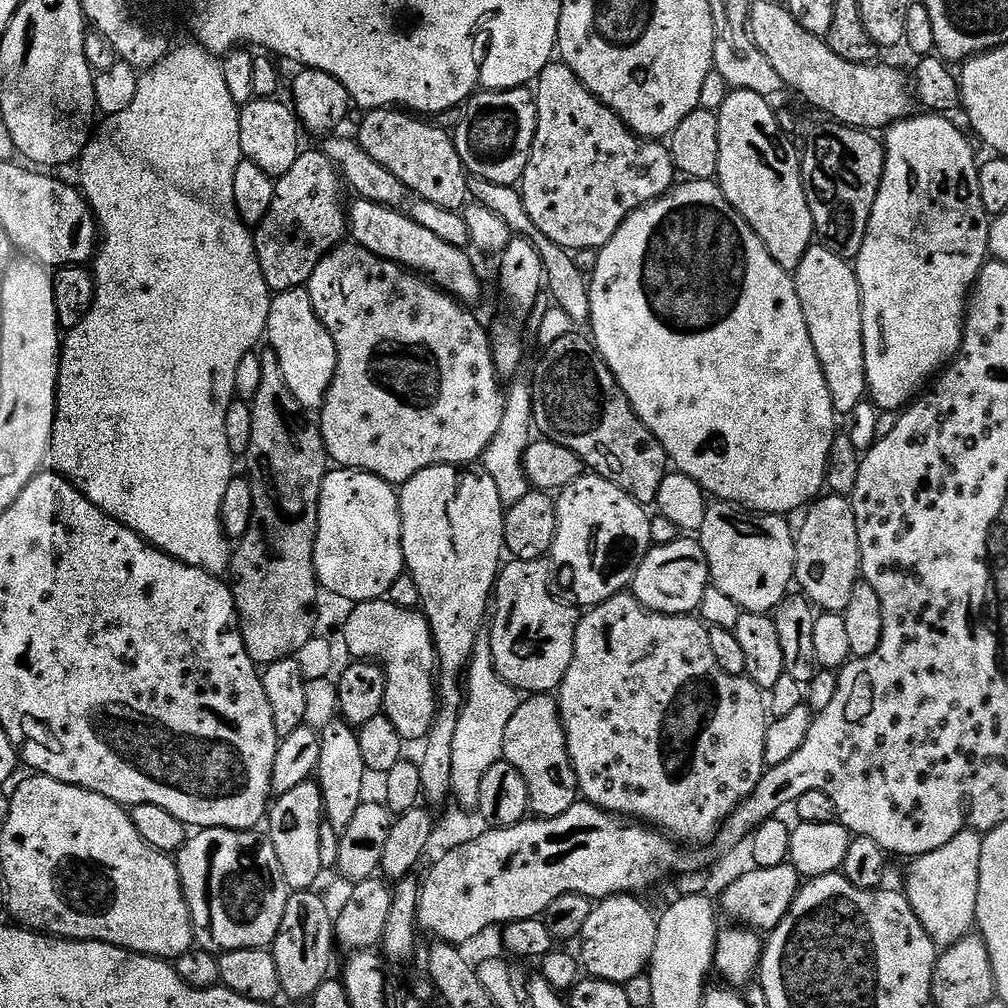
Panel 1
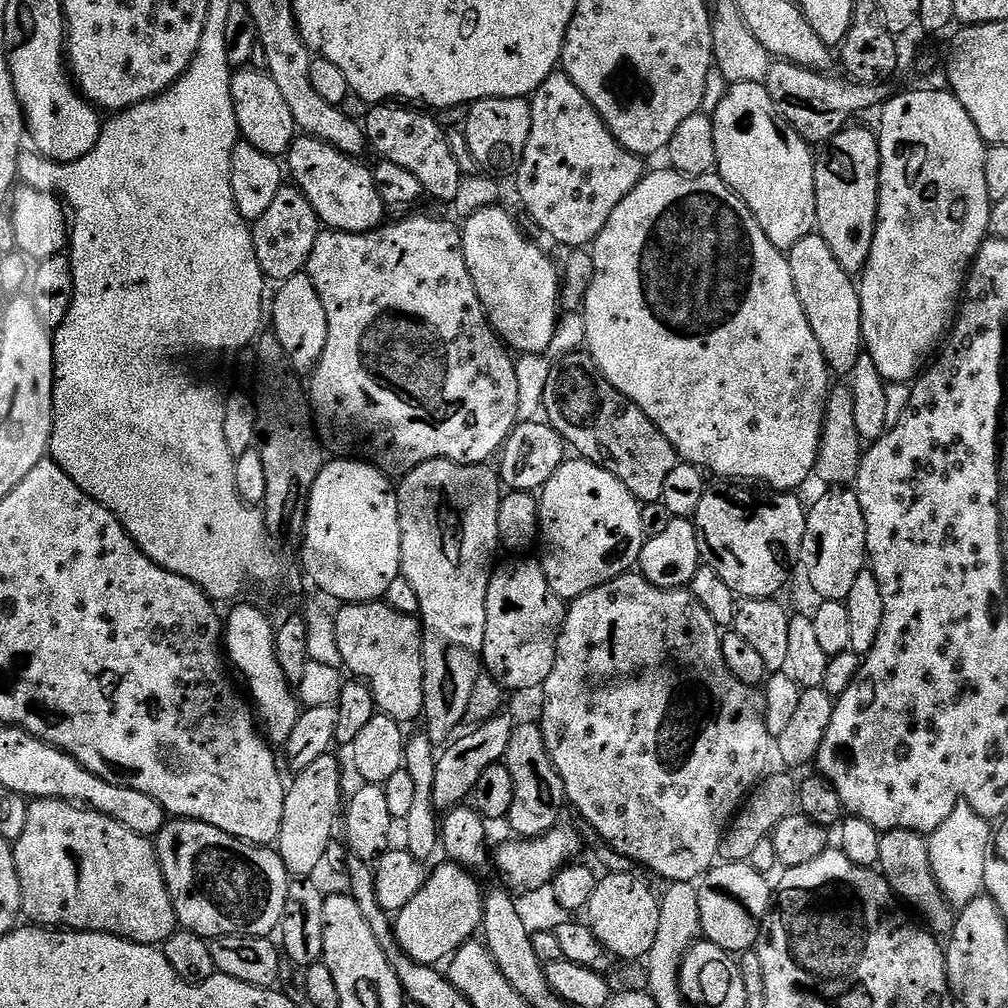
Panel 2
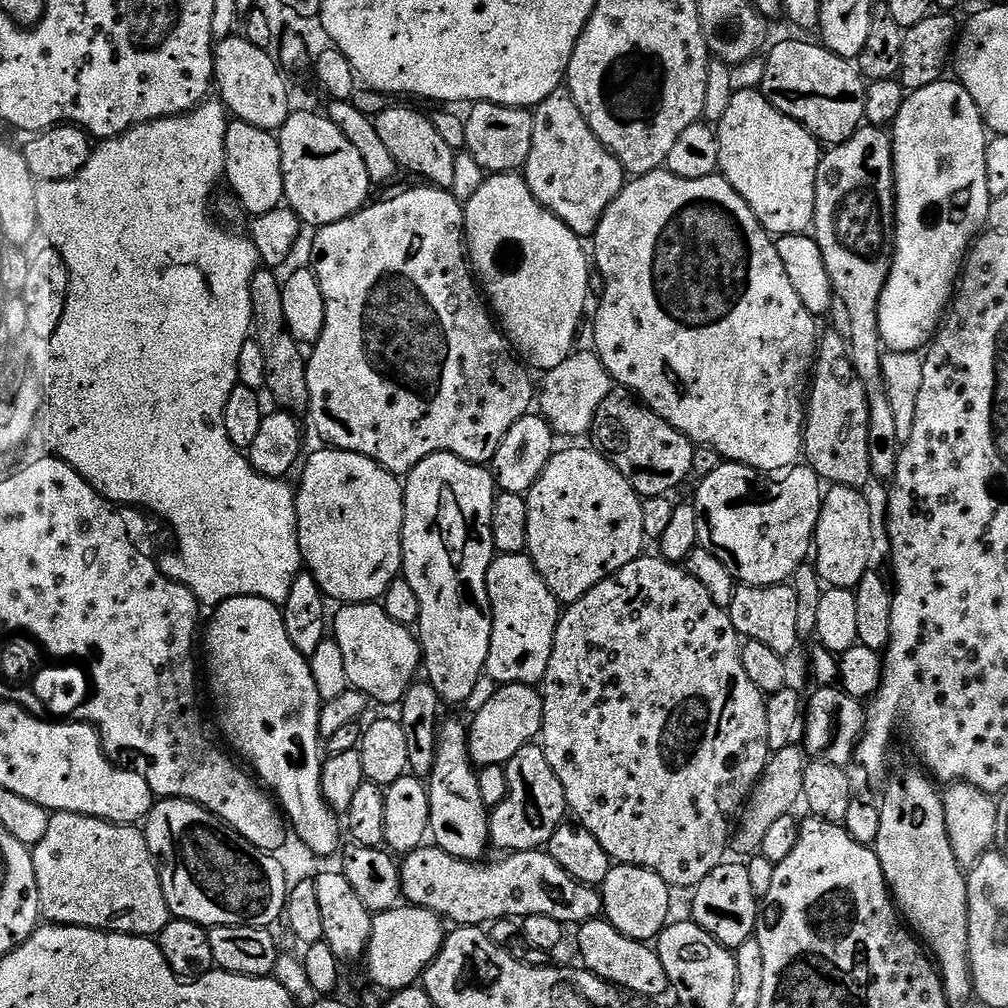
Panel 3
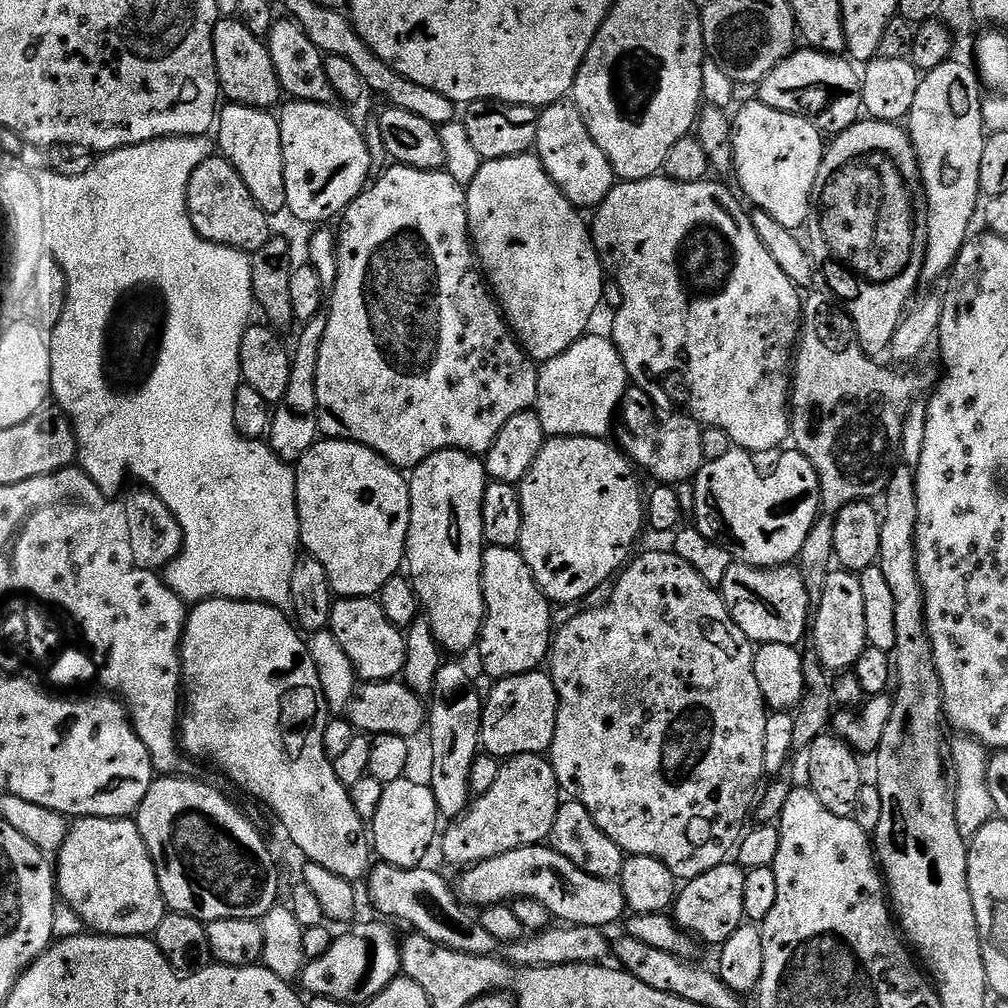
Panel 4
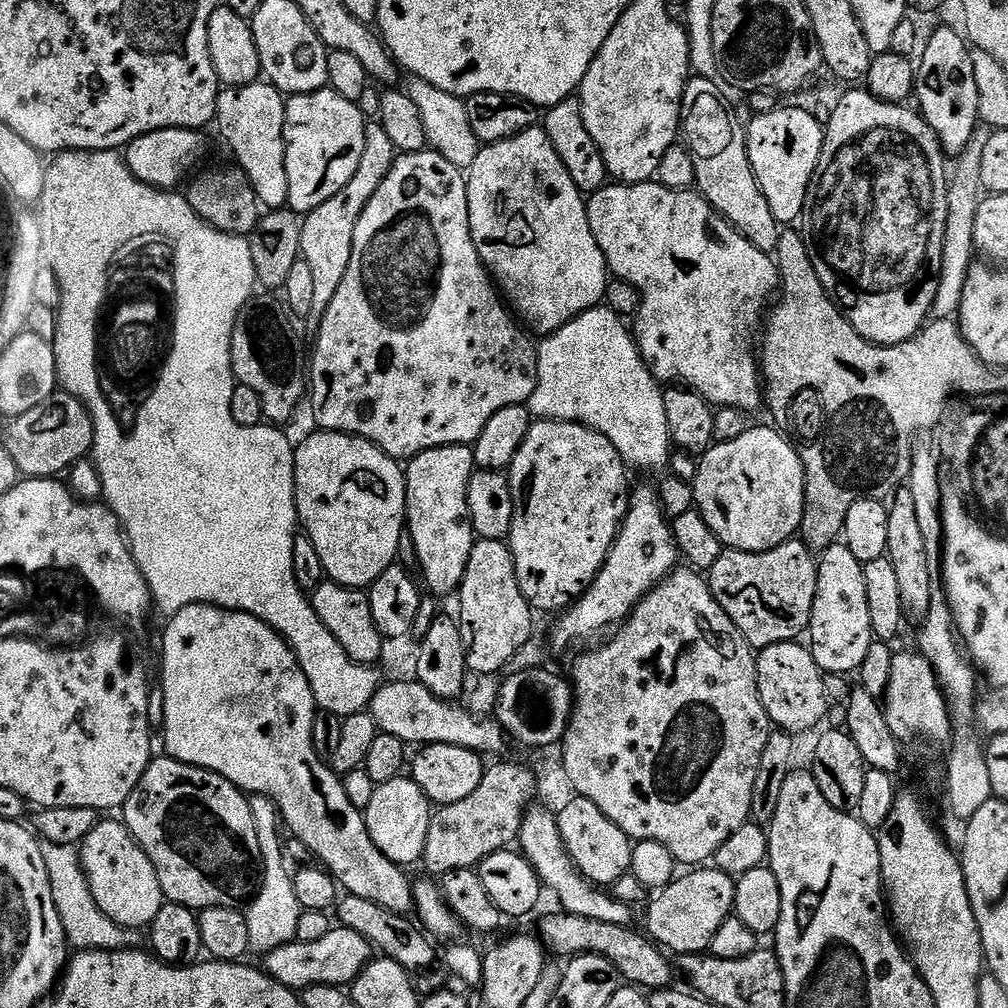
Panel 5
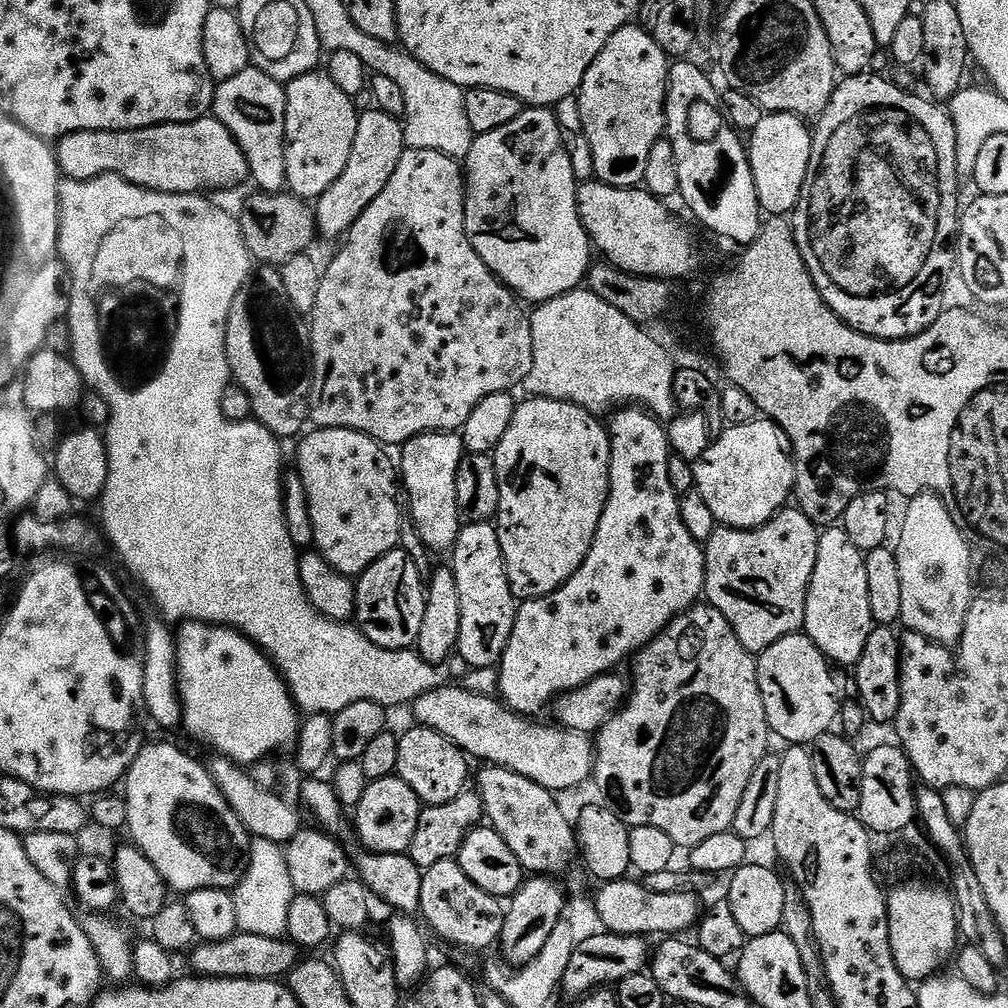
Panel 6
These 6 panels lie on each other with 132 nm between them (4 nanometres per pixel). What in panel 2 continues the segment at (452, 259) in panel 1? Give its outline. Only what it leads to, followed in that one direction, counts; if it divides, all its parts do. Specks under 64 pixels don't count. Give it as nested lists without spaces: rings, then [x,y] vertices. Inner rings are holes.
[[[301,135],[286,154],[286,172],[291,183],[314,206],[316,217],[325,229],[334,232],[372,232],[385,223],[386,209],[378,198],[372,168],[347,156],[313,136]],[[288,160],[288,164],[287,164]]]

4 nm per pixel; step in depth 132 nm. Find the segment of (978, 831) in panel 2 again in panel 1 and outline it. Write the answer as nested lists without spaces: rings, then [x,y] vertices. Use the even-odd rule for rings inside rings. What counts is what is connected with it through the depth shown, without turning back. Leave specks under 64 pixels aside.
[[[971,830],[960,832],[946,846],[938,846],[930,854],[922,854],[911,861],[908,881],[902,885],[922,930],[937,946],[958,943],[976,928],[978,902],[978,866],[982,856],[984,836]]]

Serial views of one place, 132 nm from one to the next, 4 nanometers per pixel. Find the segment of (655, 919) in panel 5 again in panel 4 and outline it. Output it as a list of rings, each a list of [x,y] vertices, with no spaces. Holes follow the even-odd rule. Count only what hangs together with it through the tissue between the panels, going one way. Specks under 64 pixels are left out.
[[[725,862],[714,866],[714,870],[706,870],[706,874],[687,881],[679,889],[674,901],[674,920],[676,924],[685,932],[695,937],[697,941],[703,942],[705,940],[706,943],[713,944],[713,946],[724,944],[726,938],[730,938],[730,934],[734,934],[734,930],[738,930],[738,926],[745,923],[746,920],[744,907],[742,906],[743,892],[746,891],[746,878],[744,874],[745,869],[741,868],[739,864]]]

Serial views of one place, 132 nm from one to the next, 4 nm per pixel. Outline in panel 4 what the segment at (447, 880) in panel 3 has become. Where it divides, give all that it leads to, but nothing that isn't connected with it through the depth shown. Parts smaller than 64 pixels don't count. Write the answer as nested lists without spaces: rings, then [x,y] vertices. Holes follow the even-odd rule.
[[[531,844],[510,850],[510,854],[498,854],[498,858],[471,865],[459,875],[458,895],[465,905],[476,910],[525,896],[534,898],[534,902],[542,902],[552,917],[565,925],[601,930],[608,930],[611,924],[620,924],[628,912],[628,903],[617,881],[594,878],[586,874],[586,870],[578,870],[570,858],[562,858],[562,854],[544,844]]]

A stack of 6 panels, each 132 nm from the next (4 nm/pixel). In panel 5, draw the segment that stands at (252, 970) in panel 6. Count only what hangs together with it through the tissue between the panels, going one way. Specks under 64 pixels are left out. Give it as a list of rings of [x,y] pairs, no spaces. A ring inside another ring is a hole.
[[[336,926],[330,934],[326,934],[326,938],[318,938],[318,942],[291,942],[270,950],[263,957],[262,968],[271,980],[300,994],[314,984],[328,984],[331,988],[352,985],[373,956],[374,949],[366,938],[362,938],[362,934],[354,934],[354,930]]]

